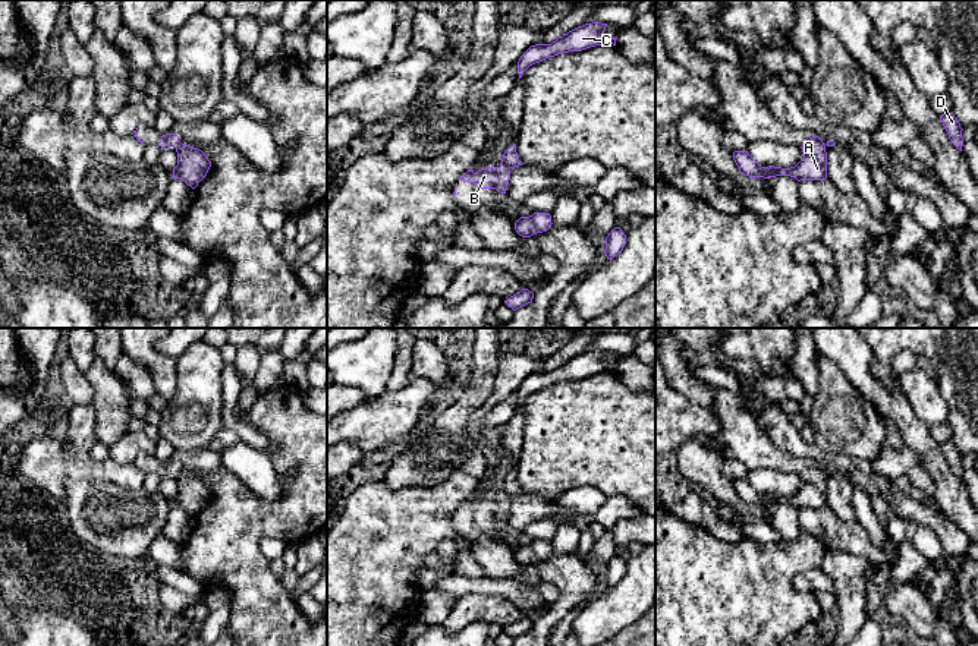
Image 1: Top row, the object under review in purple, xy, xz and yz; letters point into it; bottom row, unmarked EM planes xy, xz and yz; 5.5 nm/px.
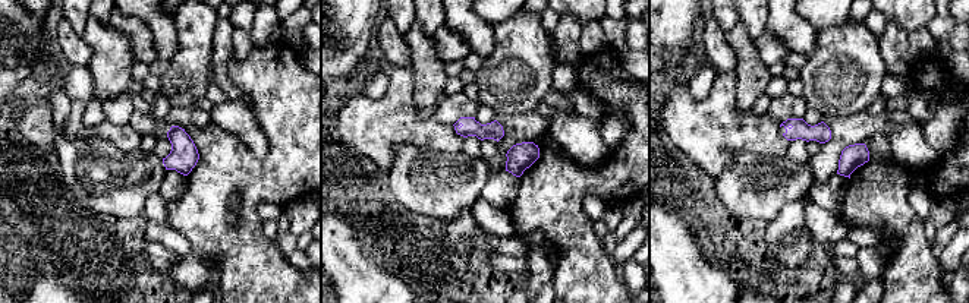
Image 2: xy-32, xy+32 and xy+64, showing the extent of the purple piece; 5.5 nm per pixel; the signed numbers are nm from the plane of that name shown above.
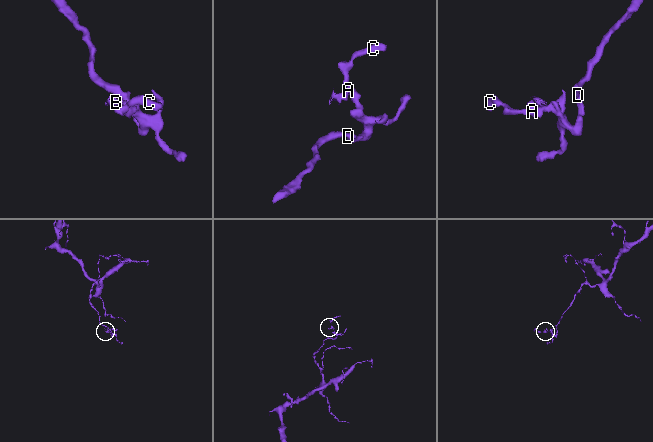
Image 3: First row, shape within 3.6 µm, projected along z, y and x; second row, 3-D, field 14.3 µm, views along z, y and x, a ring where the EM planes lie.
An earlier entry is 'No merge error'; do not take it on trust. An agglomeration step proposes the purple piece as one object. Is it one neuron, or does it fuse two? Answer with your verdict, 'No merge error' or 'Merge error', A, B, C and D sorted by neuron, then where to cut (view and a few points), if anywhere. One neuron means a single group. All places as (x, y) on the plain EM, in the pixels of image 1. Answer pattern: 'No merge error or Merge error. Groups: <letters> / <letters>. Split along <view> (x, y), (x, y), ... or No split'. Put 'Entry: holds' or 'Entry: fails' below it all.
Merge error. Groups: A C D / B. Split along xz (500, 494), (508, 497)
Entry: fails

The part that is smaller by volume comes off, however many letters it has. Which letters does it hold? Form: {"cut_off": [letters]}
{"cut_off": ["B"]}

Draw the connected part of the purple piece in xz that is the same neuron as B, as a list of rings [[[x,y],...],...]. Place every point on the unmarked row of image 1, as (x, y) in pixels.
[[[487,495],[478,500],[472,497],[462,502],[460,508],[474,511],[478,517],[496,517],[506,521],[510,507],[510,498],[504,495]]]

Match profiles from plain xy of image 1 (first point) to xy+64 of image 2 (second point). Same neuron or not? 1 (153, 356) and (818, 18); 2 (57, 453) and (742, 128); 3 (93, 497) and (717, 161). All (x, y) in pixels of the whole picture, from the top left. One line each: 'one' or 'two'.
1: two
2: one
3: two

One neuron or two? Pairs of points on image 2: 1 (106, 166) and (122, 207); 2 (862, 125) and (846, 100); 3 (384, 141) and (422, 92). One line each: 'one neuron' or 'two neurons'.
1: one neuron
2: two neurons
3: two neurons

